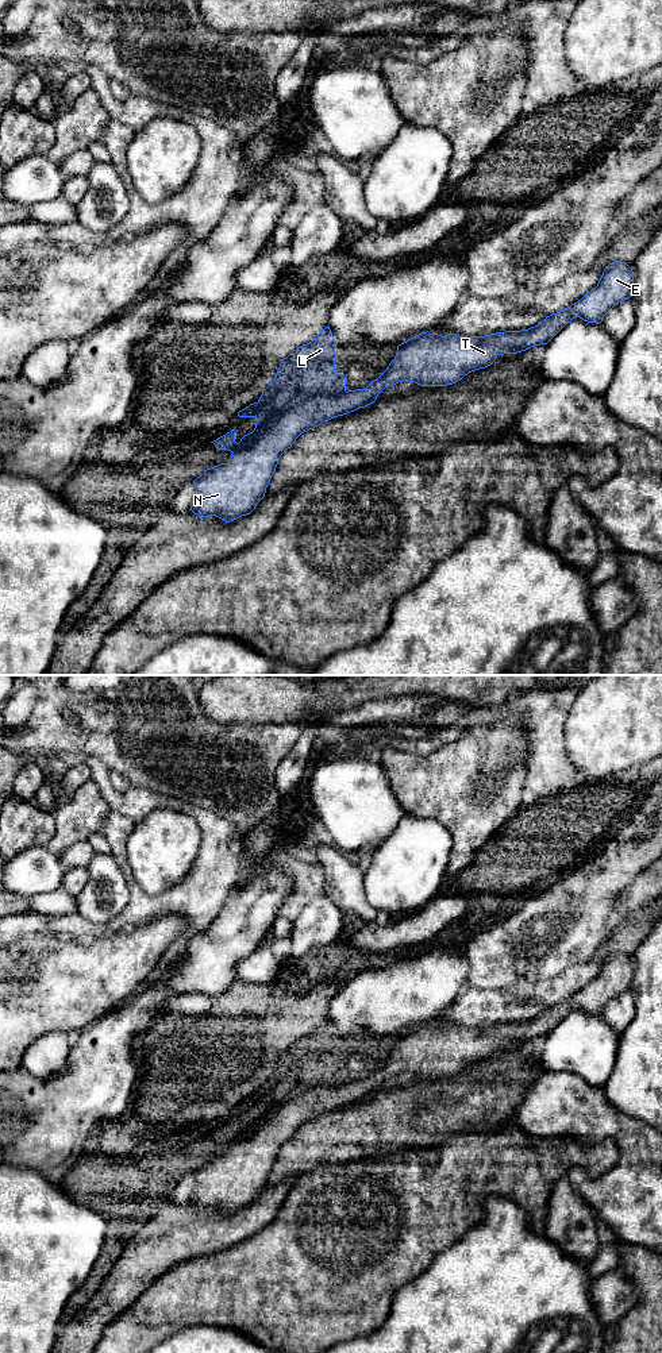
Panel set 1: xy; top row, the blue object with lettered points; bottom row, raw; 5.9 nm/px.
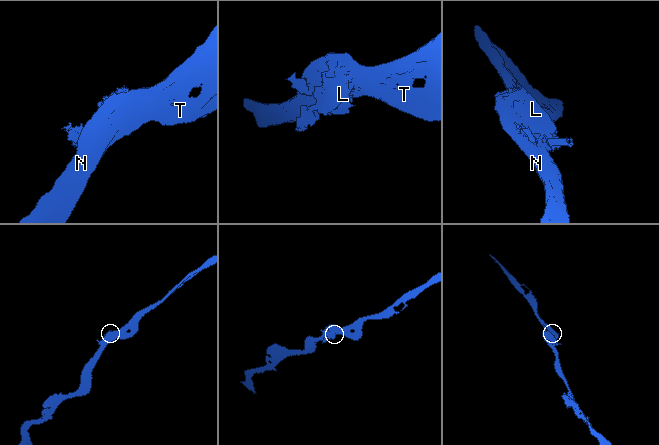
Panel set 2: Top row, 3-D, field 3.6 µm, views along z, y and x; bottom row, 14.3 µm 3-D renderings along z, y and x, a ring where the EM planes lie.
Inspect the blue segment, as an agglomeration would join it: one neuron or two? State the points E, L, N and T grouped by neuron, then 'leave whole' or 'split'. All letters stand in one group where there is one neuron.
groups E N T / L; split

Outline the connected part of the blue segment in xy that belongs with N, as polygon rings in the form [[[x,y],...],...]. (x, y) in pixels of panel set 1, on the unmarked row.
[[[615,952],[605,957],[597,978],[581,991],[528,1021],[470,1029],[427,1022],[408,1030],[397,1037],[386,1061],[365,1080],[307,1088],[270,1114],[258,1132],[232,1142],[227,1155],[204,1161],[193,1172],[196,1183],[189,1202],[199,1209],[216,1207],[226,1214],[250,1206],[265,1188],[281,1146],[301,1125],[373,1095],[385,1079],[399,1073],[453,1076],[469,1064],[490,1057],[499,1046],[547,1036],[576,1009],[600,1015],[615,997],[631,988],[632,978],[632,960]]]

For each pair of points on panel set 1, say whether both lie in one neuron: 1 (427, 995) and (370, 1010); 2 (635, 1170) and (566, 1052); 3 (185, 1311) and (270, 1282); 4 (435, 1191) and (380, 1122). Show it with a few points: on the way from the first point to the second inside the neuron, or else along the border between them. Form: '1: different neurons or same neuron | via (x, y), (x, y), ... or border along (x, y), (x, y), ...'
1: same neuron | via (414, 995), (401, 995), (384, 1002)
2: different neurons | border along (550, 1071), (573, 1072), (588, 1083), (601, 1087)
3: same neuron | via (207, 1291), (249, 1288)
4: different neurons | border along (431, 1145), (391, 1148), (369, 1155)

